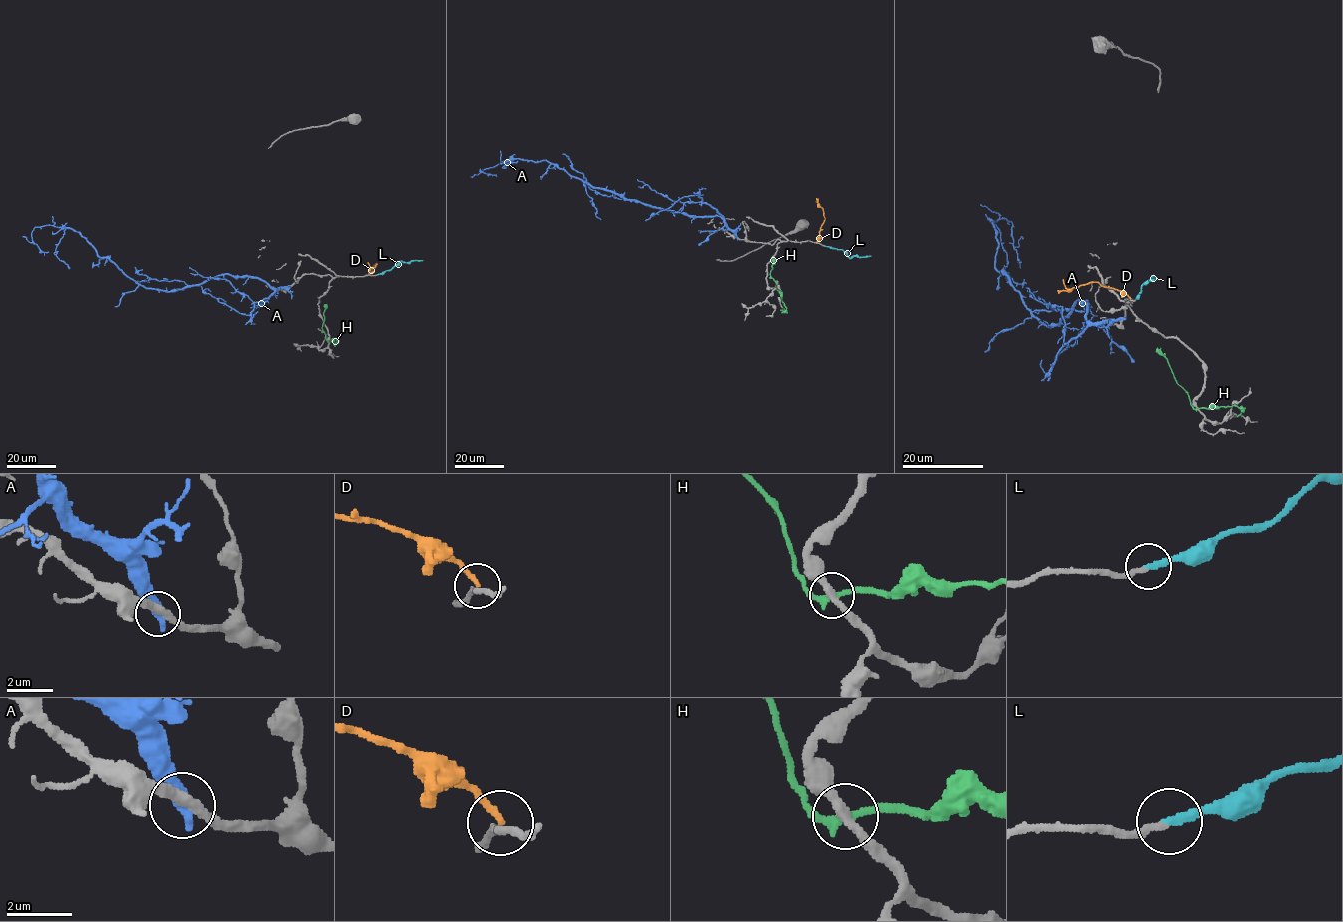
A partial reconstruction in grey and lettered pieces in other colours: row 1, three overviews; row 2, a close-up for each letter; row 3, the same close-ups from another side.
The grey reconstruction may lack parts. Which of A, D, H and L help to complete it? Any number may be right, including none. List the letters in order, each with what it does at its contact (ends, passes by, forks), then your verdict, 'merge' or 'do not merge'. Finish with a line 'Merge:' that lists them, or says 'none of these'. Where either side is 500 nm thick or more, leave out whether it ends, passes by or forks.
A: do not merge
D: it ends there; do not merge
H: it passes by; do not merge
L: it ends there; merge
Merge: L

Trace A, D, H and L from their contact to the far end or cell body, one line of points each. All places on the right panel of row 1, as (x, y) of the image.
A: (1122, 319), (1090, 322), (1079, 299), (1059, 322), (1041, 321), (995, 267), (998, 219), (1010, 221), (1021, 261)
D: (1130, 299), (1097, 282), (1067, 289), (1063, 279)
H: (1197, 408), (1190, 403), (1189, 395), (1176, 380), (1167, 358), (1157, 348)
L: (1135, 299), (1140, 288), (1153, 277), (1152, 280), (1151, 276)

